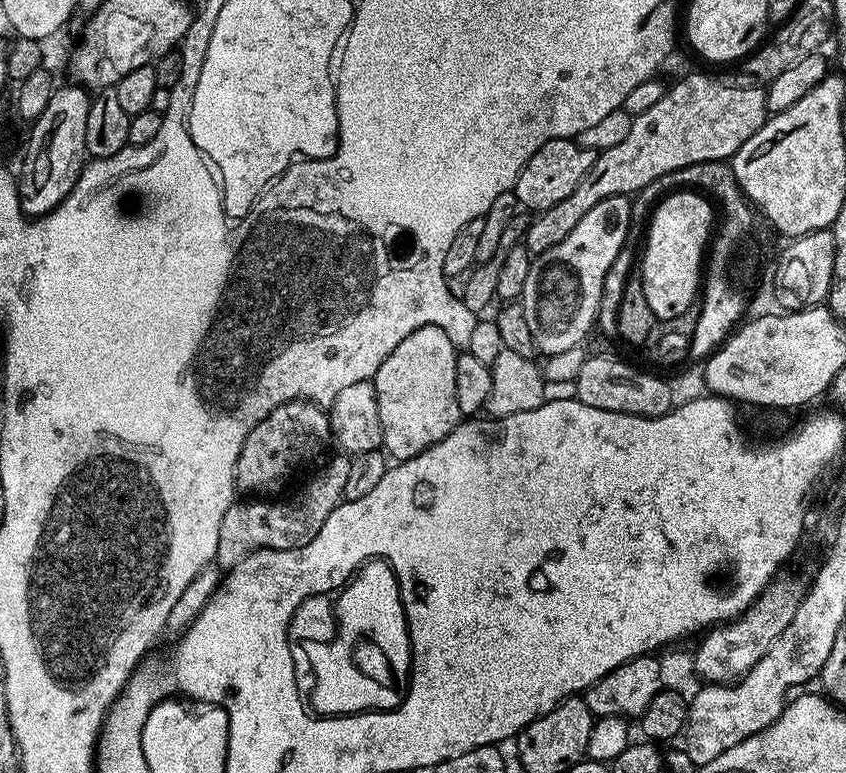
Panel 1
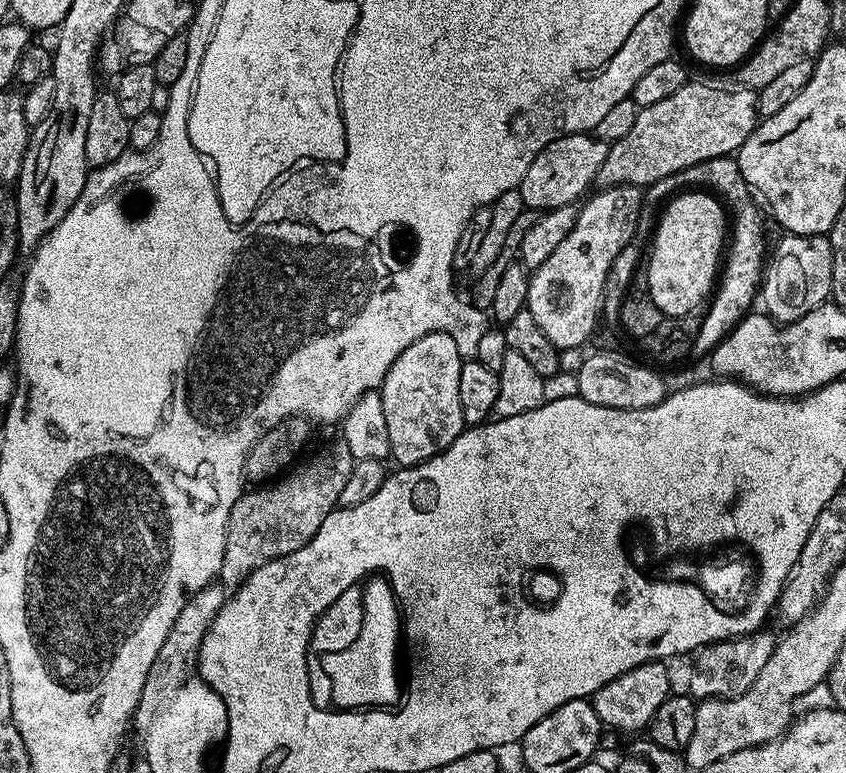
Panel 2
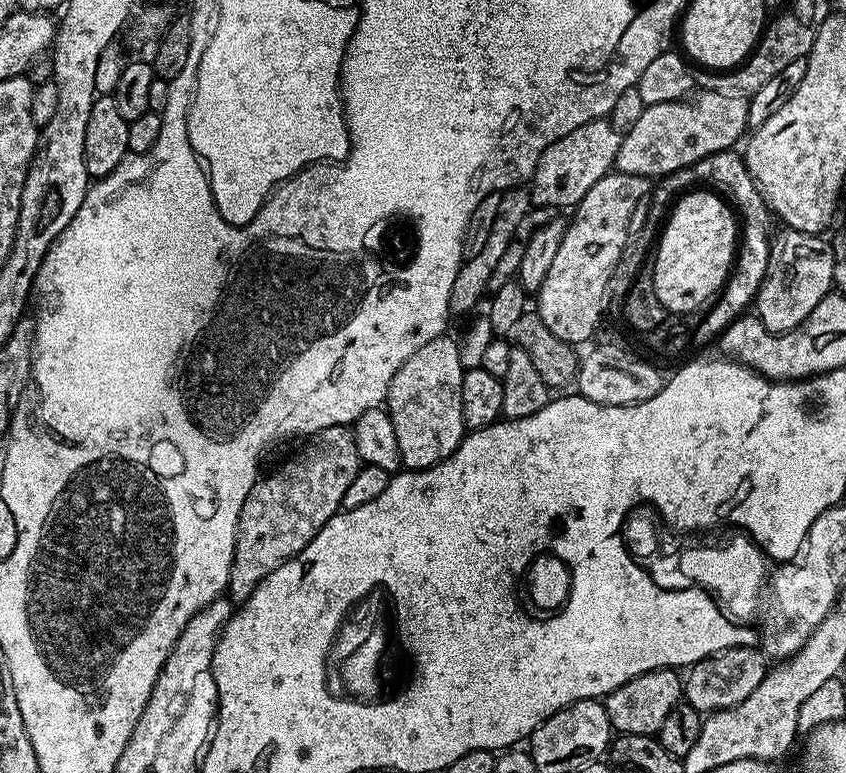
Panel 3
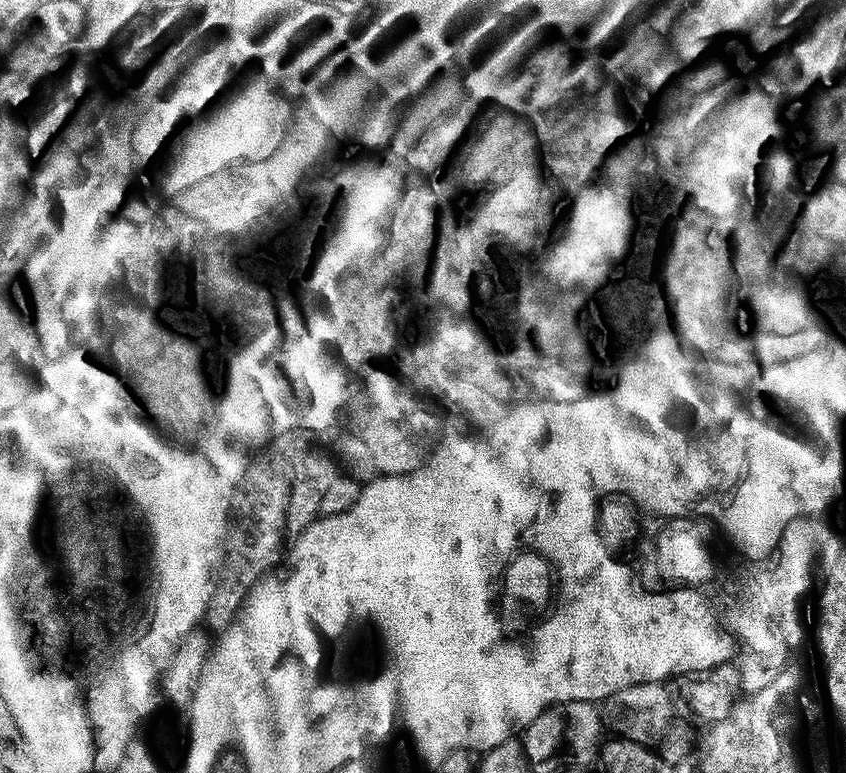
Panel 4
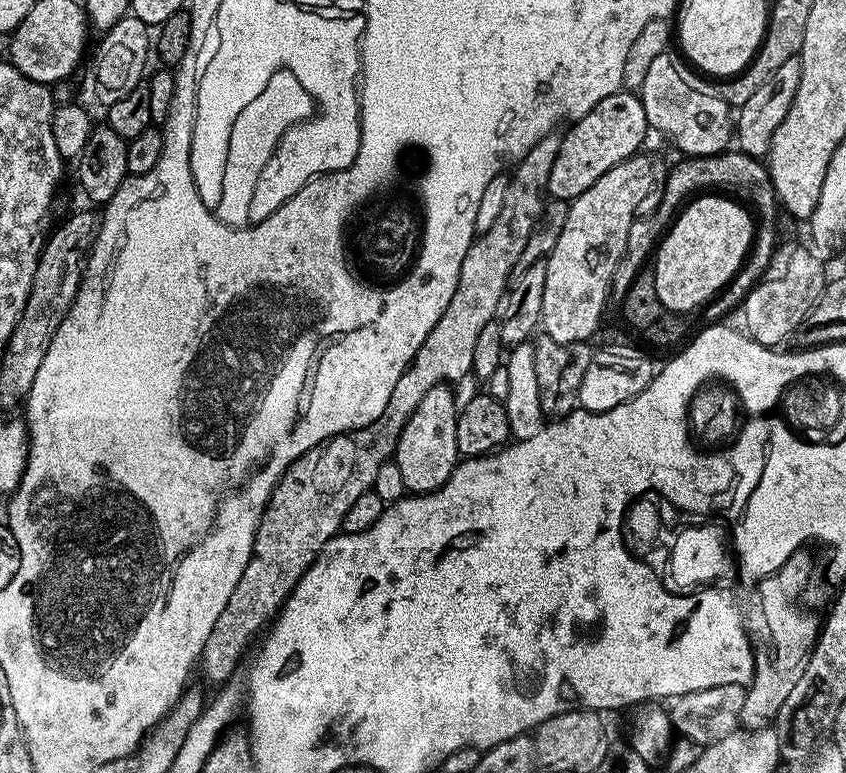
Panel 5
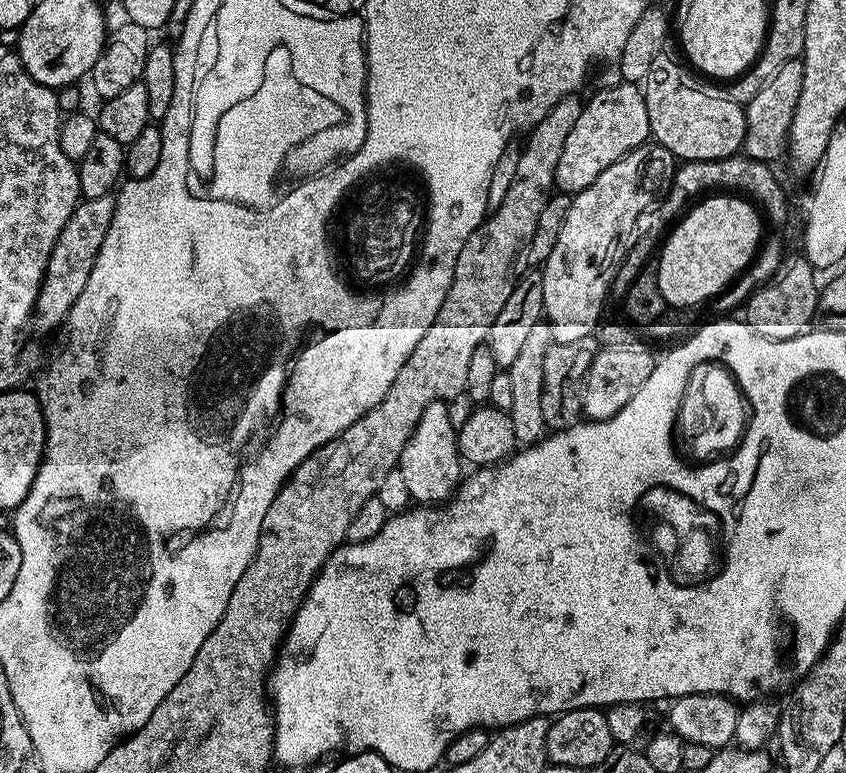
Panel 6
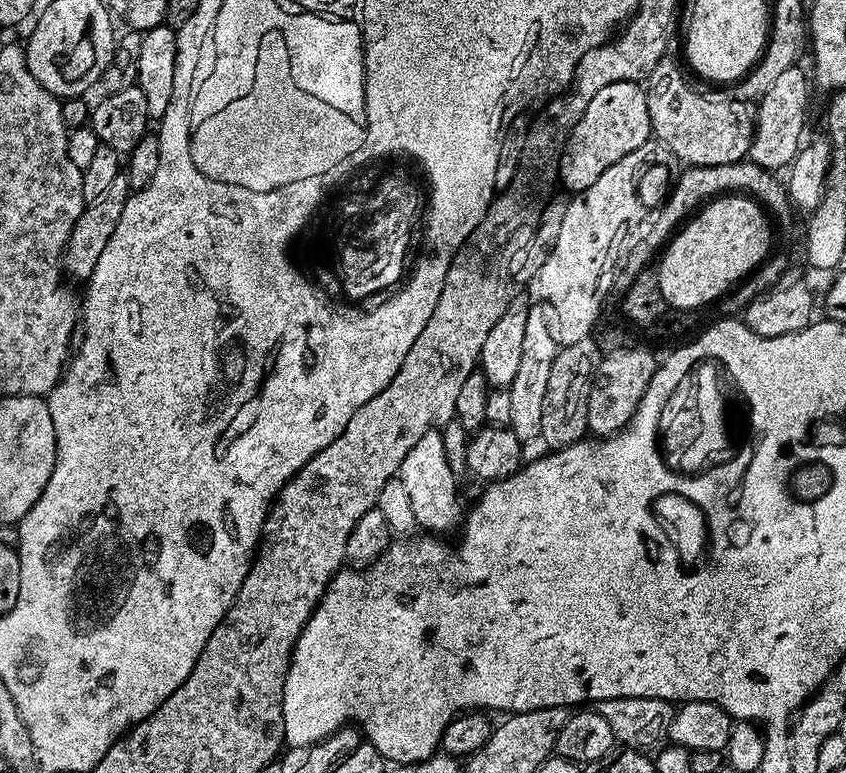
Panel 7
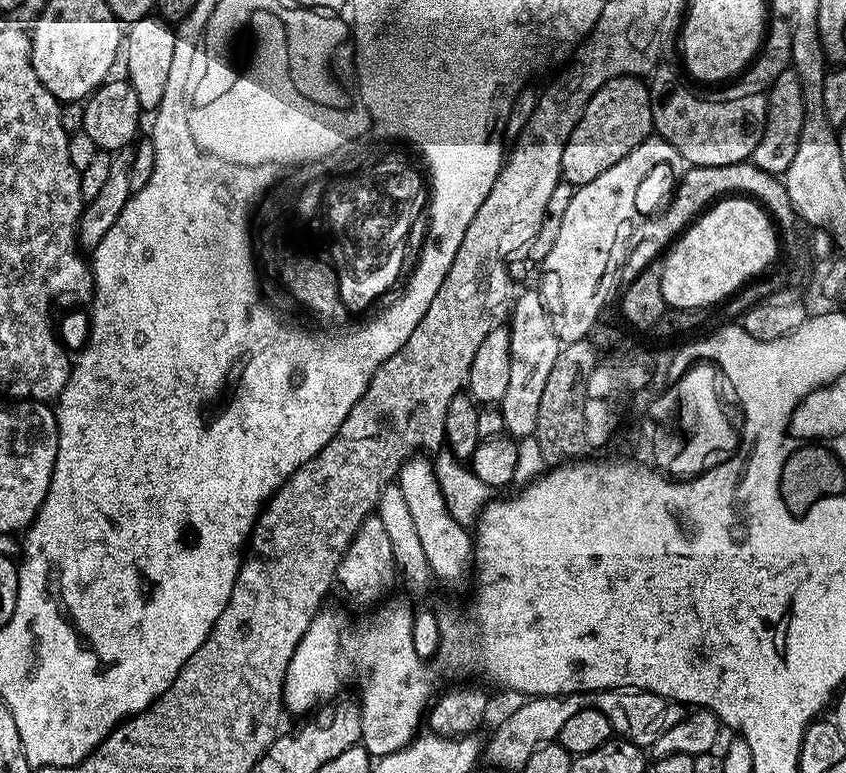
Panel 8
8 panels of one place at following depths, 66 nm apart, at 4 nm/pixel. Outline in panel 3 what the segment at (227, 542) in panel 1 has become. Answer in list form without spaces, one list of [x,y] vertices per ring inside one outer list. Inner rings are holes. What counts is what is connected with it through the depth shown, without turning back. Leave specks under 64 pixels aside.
[[[340,425],[311,433],[310,439],[313,441],[302,447],[288,463],[270,476],[257,479],[243,500],[235,522],[234,554],[228,573],[229,593],[235,588],[245,588],[248,593],[252,592],[265,573],[281,561],[300,553],[315,538],[318,530],[327,525],[330,517],[341,509],[343,496],[362,467],[353,435],[345,425]]]

